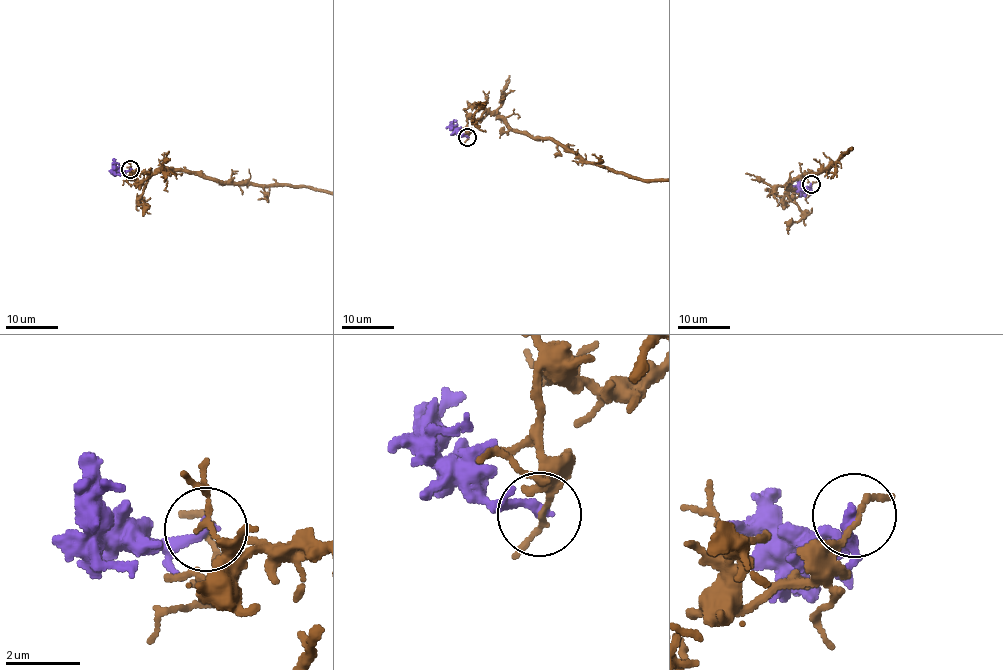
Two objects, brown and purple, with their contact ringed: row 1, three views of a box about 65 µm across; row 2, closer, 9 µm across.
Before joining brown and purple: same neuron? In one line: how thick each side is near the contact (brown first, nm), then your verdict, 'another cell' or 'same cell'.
110 nm thick on the brown side, 280 nm on the other; another cell

